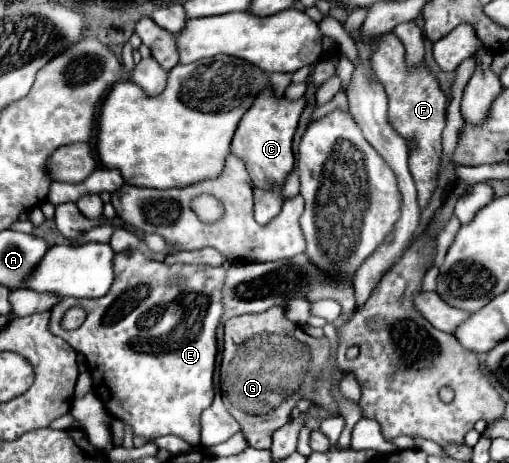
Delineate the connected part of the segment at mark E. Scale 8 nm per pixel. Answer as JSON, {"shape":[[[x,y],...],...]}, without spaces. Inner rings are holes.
{"shape":[[[124,250],[120,254],[116,254],[116,282],[112,284],[112,290],[102,296],[102,298],[64,298],[64,302],[58,302],[54,308],[52,308],[52,316],[50,316],[50,332],[60,336],[62,340],[66,340],[76,352],[84,354],[86,356],[86,362],[88,362],[88,368],[90,368],[90,374],[92,374],[92,380],[94,380],[94,392],[100,396],[100,400],[104,402],[106,410],[118,418],[118,420],[124,420],[132,426],[134,434],[136,436],[142,436],[142,438],[158,438],[158,436],[166,436],[166,434],[174,434],[174,436],[180,436],[182,440],[186,440],[188,444],[196,446],[200,444],[200,414],[202,410],[206,410],[210,404],[212,404],[212,398],[214,398],[214,386],[212,386],[212,376],[214,376],[214,364],[216,364],[216,328],[218,328],[218,320],[224,312],[224,306],[222,306],[222,284],[224,284],[224,274],[226,270],[220,266],[220,268],[212,268],[212,266],[194,266],[194,264],[164,264],[164,262],[156,262],[156,260],[148,260],[140,250]],[[72,306],[82,306],[88,316],[86,316],[86,322],[78,328],[78,330],[72,330],[72,332],[66,332],[62,330],[60,326],[60,320],[62,320],[62,314],[72,308]]]}

